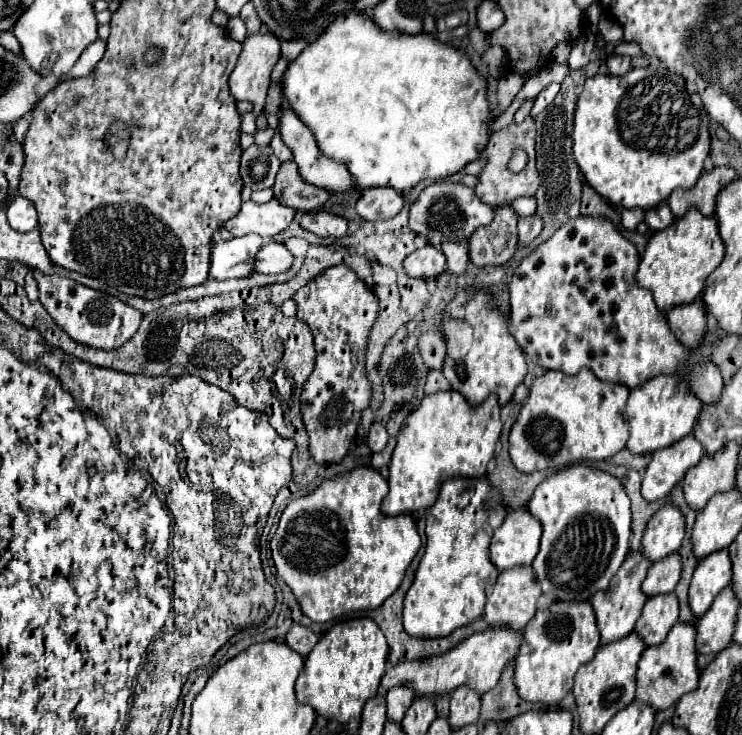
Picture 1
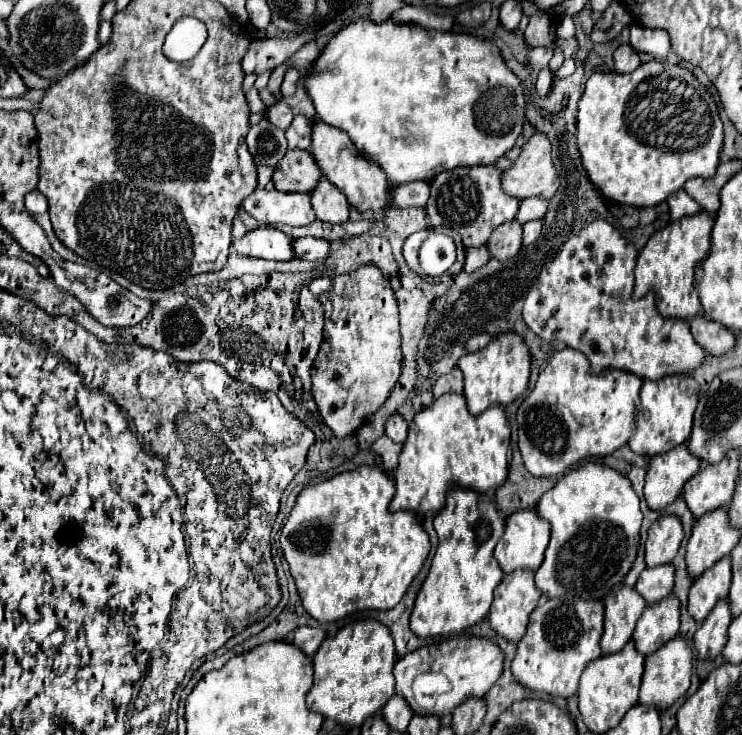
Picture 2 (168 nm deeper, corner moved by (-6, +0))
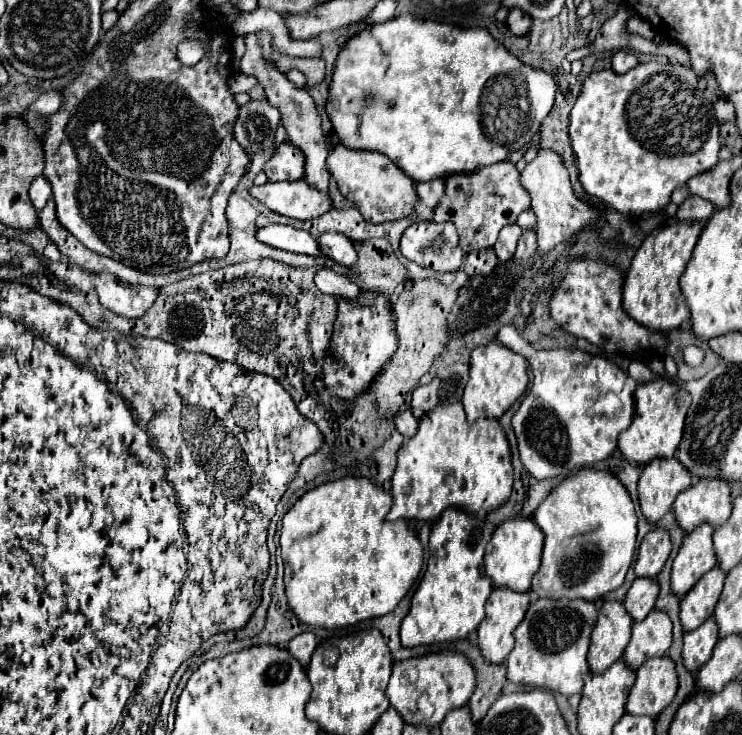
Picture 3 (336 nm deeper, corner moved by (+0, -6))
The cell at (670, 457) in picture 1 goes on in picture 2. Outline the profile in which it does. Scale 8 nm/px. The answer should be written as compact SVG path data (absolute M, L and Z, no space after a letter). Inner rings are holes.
M686 443L656 455L650 461L644 485L644 497L648 507L654 511L668 507L682 493L684 483L698 471L700 461L698 457L694 457L694 453L690 453Z

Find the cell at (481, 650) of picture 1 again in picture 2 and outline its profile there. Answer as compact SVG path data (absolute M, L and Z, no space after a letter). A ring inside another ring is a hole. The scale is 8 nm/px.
M454 637L440 645L428 645L428 647L416 649L396 661L396 665L394 665L396 693L400 697L404 697L406 703L412 707L412 711L418 715L428 715L428 713L446 715L446 713L452 713L452 709L456 709L458 705L462 705L462 701L466 701L466 697L484 697L490 691L490 687L498 681L498 677L502 675L502 659L504 659L504 655L498 645L494 645L488 639L478 639L478 637ZM441 670L450 679L452 689L437 699L432 711L424 711L414 701L412 681L420 673Z

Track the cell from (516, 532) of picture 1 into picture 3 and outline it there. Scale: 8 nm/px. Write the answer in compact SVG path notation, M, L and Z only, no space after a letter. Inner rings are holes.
M508 519L492 535L492 541L486 547L484 571L498 587L510 587L514 591L528 591L530 581L536 575L542 559L544 535L532 519Z

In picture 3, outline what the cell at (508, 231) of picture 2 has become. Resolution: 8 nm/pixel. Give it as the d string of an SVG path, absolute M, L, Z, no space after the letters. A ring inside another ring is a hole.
M506 225L506 227L500 231L498 241L496 241L496 245L494 245L494 251L496 251L496 257L498 257L500 263L508 261L508 259L514 255L514 251L516 251L516 241L518 241L520 233L522 233L522 229L520 229L518 225Z

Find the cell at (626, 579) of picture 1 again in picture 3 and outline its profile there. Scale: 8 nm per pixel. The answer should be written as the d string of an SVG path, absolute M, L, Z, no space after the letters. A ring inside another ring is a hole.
M604 601L592 631L592 645L588 651L588 663L592 671L602 673L622 657L630 641L632 623L634 621L624 609L622 601Z

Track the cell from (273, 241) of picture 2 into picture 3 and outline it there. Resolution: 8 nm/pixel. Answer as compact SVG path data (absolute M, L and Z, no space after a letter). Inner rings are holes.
M268 225L256 231L256 239L264 245L270 245L280 251L290 251L290 253L302 253L302 255L312 255L320 257L320 249L316 247L316 237L312 237L306 231L294 229L290 225Z

